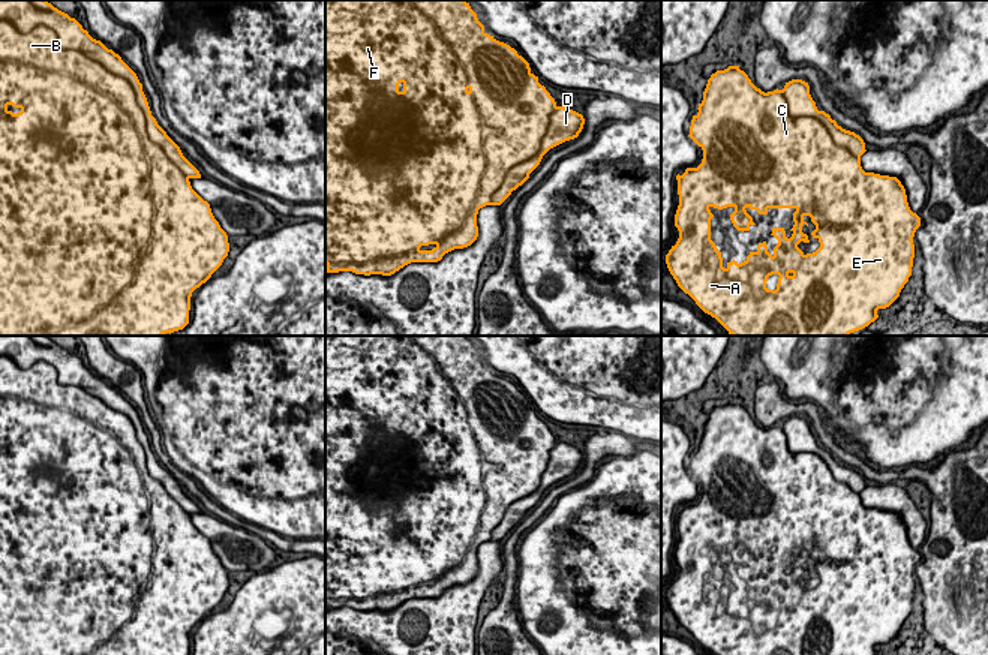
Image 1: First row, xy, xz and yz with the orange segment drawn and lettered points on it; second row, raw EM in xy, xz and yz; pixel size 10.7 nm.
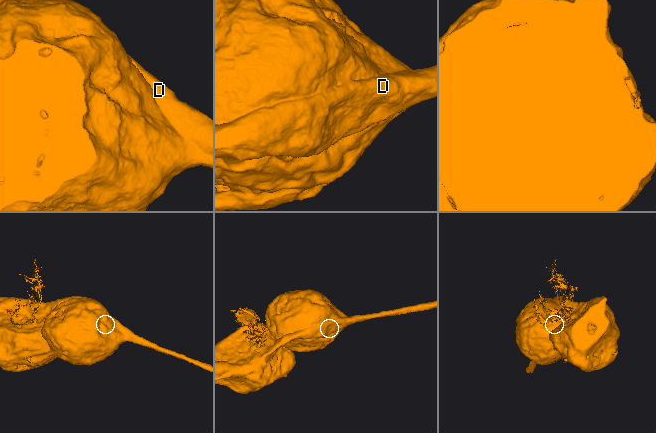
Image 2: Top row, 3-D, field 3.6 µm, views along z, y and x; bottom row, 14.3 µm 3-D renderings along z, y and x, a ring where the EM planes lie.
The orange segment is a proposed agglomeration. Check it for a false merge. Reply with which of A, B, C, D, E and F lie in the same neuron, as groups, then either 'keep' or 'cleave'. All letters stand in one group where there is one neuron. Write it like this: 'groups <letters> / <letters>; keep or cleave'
groups A B C E F / D; cleave

